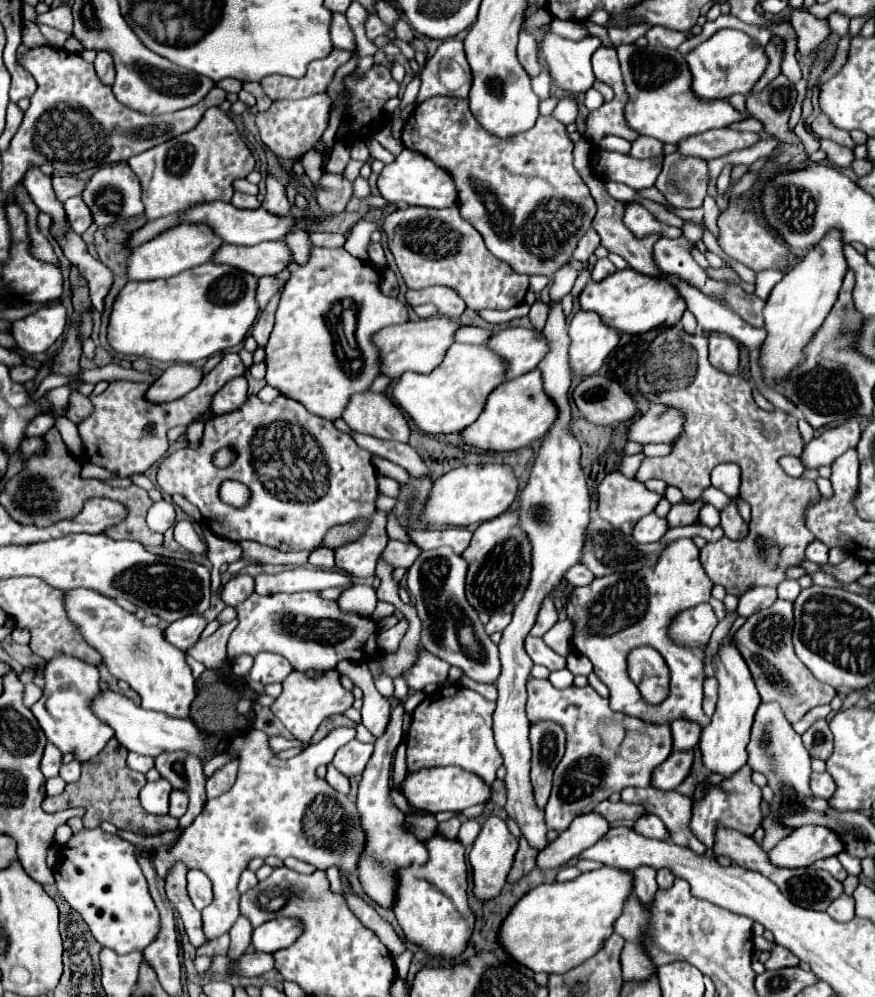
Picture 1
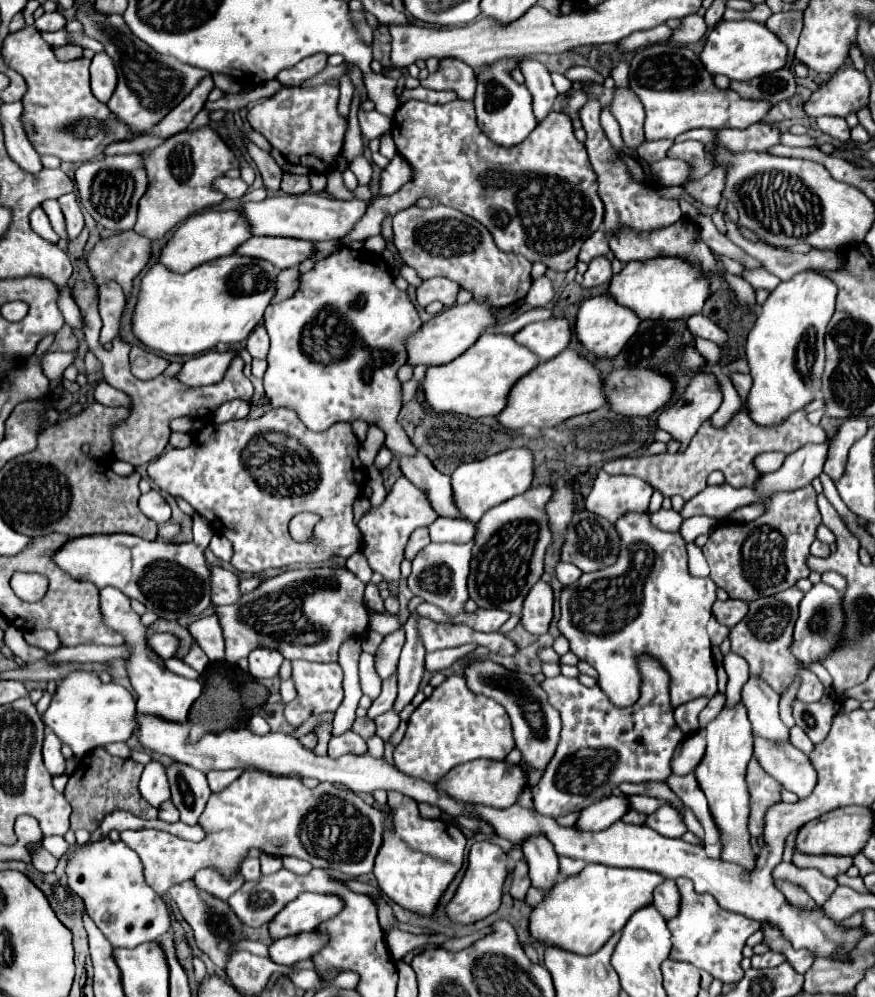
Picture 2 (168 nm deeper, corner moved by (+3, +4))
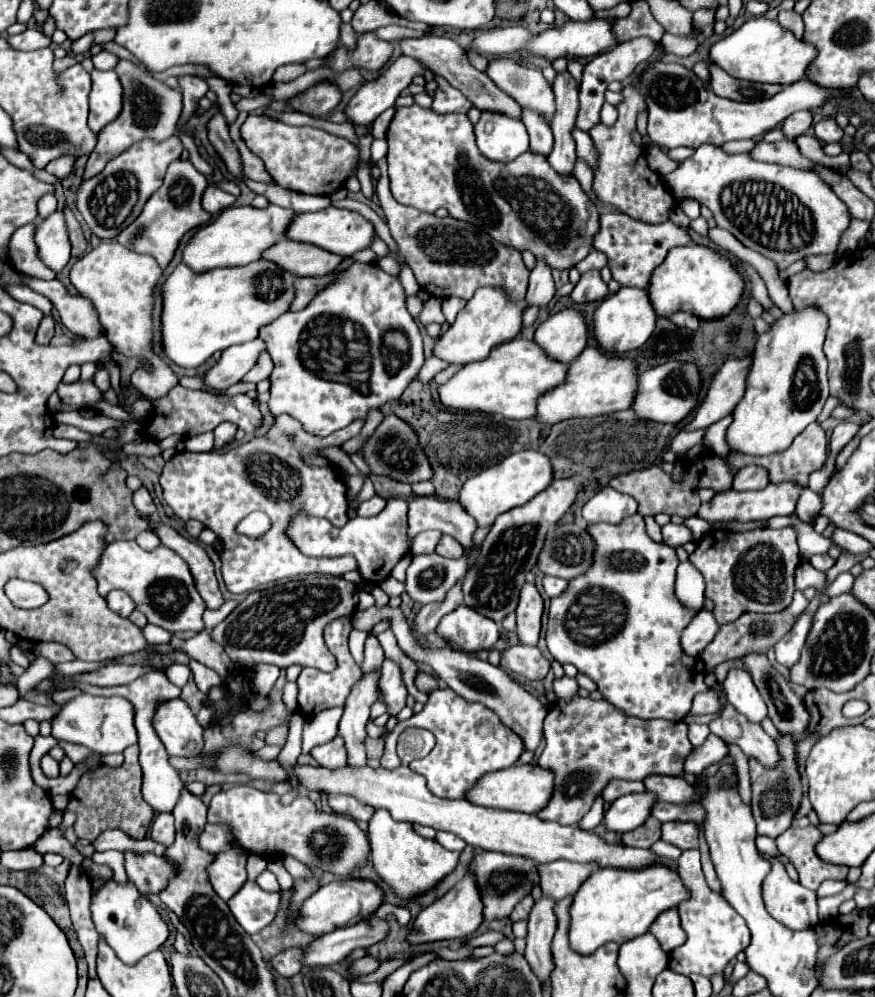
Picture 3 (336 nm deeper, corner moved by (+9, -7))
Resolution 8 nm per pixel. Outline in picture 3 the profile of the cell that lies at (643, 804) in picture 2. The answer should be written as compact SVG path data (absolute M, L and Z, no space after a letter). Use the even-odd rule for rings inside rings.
M655 803L651 809L651 815L655 819L659 819L661 823L665 821L695 821L701 823L703 821L703 809L701 805L671 805L671 803Z

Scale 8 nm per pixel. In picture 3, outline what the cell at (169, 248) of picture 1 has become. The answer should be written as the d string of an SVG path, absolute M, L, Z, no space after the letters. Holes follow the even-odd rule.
M269 205L267 209L255 207L229 207L217 219L199 227L197 233L187 241L183 249L183 263L195 273L205 273L217 267L237 267L257 261L259 255L273 243L283 239L283 229L295 217L295 211L283 209L279 205Z

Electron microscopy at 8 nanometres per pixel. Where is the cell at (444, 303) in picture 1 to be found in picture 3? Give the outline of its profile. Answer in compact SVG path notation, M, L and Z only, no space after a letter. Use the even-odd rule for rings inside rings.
M429 297L425 303L423 303L423 311L421 311L421 315L419 315L419 321L423 323L423 325L427 325L427 323L439 323L439 325L443 325L445 323L445 315L443 315L443 311L441 311L441 299L435 299L435 297Z

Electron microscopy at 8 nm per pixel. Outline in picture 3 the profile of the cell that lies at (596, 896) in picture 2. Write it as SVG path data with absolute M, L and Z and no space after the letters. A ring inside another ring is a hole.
M653 865L641 871L595 869L573 897L569 907L569 945L581 955L591 955L603 943L625 943L649 929L655 917L671 907L677 907L689 897L679 873L669 867Z

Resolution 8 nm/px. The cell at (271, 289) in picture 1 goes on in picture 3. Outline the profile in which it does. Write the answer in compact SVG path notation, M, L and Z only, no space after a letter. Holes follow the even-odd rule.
M297 277L295 279L295 297L291 301L289 311L303 309L319 289L323 289L329 283L329 277Z

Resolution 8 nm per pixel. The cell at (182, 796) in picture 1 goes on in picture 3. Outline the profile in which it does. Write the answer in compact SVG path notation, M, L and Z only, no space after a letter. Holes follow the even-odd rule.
M159 813L155 815L151 823L151 837L163 845L171 845L175 837L175 827L173 827L173 815L171 813Z

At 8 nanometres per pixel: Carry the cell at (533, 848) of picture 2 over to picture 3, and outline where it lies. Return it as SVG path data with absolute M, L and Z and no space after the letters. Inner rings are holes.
M541 895L539 901L531 907L529 913L529 933L527 933L527 949L525 949L525 959L529 961L533 973L543 981L549 979L553 959L551 959L551 939L557 929L557 919L555 919L555 899Z

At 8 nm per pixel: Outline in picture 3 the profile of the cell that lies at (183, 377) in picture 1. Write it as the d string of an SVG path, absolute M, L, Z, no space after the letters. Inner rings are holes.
M261 339L233 345L221 353L221 359L203 375L203 389L225 391L233 383L239 383L247 371L255 365L257 355L265 349Z

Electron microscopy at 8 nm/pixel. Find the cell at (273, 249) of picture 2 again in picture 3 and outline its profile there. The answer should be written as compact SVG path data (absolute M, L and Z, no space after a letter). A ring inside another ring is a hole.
M283 239L275 245L271 245L269 251L263 251L263 259L277 263L285 271L291 271L295 277L321 277L333 271L341 257L329 251L323 251L315 245L307 243L295 243L289 239Z

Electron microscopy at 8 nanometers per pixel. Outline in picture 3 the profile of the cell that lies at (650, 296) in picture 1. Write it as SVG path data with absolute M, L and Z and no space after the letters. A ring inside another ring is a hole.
M701 245L675 247L651 273L647 293L653 301L653 311L657 317L669 317L675 311L687 311L699 319L719 319L739 303L743 293L743 277L729 259L711 249Z

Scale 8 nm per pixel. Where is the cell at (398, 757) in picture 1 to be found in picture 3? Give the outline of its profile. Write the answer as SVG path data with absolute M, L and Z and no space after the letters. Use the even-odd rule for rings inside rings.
M377 809L369 821L371 861L375 873L387 883L393 893L405 901L411 901L433 887L437 887L459 863L459 853L449 851L435 839L423 839L413 831L411 823L395 821L385 809Z

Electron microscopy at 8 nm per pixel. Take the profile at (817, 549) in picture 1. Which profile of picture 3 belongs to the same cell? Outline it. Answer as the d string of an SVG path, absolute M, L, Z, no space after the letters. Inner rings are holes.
M813 555L811 559L809 559L809 563L815 567L815 569L819 569L819 571L827 571L829 567L833 567L833 559L829 557L829 555Z

